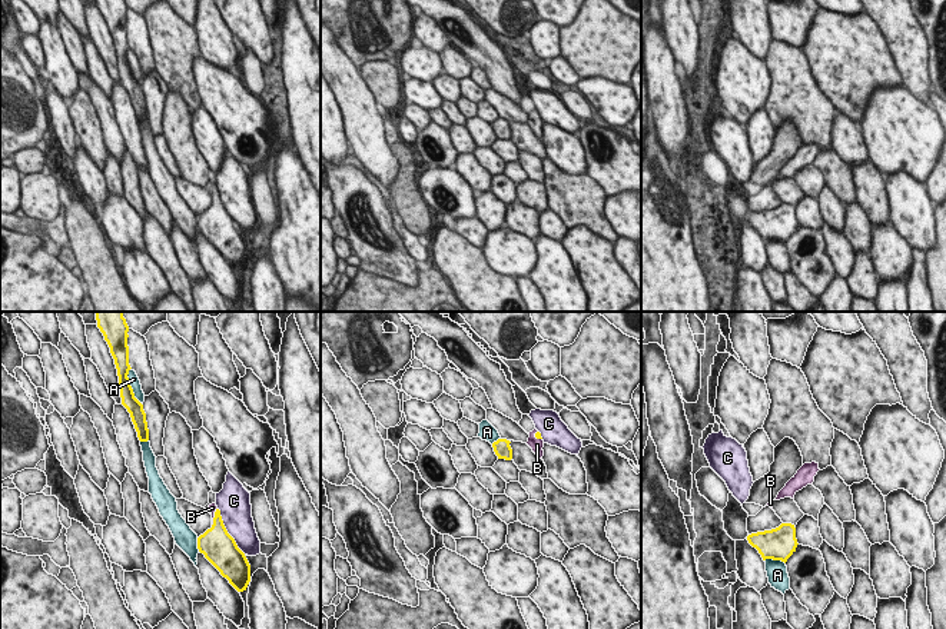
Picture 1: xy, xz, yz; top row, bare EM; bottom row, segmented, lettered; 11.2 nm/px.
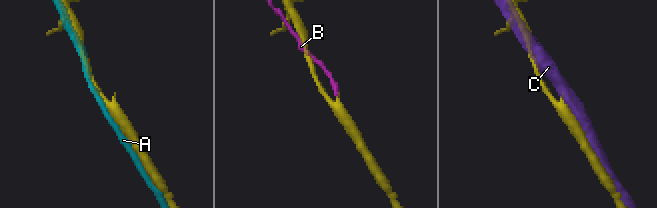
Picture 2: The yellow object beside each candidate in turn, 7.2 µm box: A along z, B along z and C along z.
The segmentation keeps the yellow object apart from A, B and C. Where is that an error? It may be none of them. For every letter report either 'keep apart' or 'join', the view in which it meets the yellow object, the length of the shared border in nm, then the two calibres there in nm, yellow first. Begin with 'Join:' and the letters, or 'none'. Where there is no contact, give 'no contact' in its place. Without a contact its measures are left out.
Join: B
A: keep apart | xy | 440 nm | 180/120 nm
B: join | xy | 220 nm | 280/90 nm
C: keep apart | xy | 600 nm | 380/360 nm

